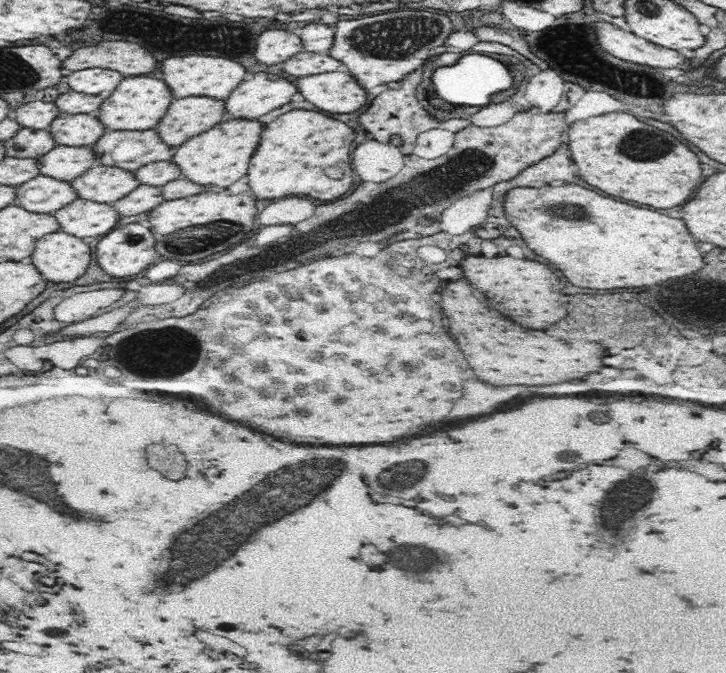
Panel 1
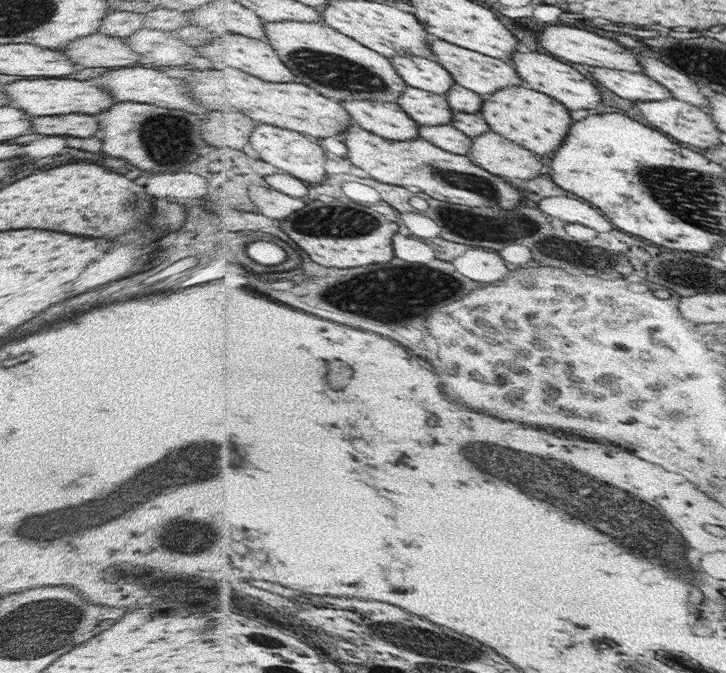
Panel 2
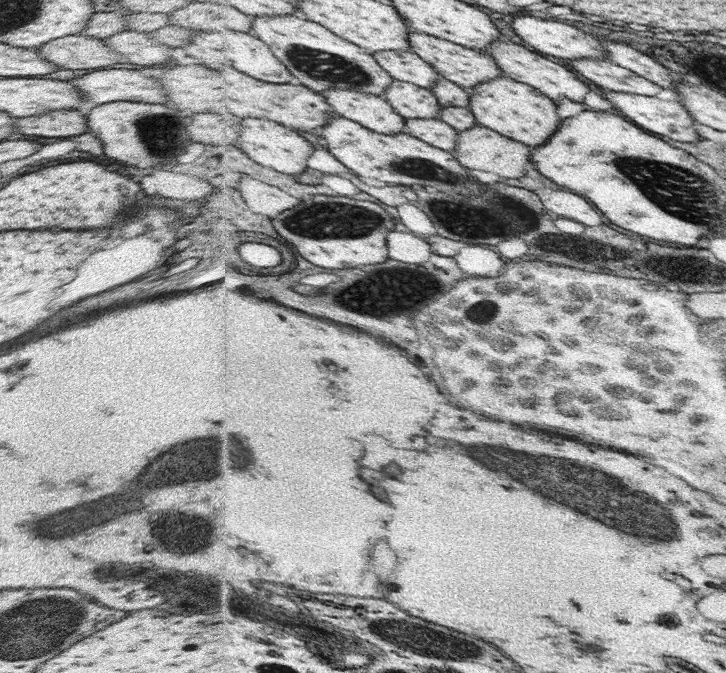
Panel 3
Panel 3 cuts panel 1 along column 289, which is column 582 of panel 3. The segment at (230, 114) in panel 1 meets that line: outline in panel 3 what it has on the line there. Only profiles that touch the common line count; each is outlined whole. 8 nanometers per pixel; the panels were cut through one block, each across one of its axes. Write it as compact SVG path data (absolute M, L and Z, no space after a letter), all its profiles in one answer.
M501 39L498 42L490 44L484 51L496 60L496 64L503 69L503 74L510 79L520 81L522 84L532 85L532 88L539 89L541 93L551 97L553 100L568 98L582 103L584 96L590 92L588 84L582 82L574 72L568 68L554 64L552 60L545 58L541 53L535 53L526 49L523 45L511 42L510 40Z

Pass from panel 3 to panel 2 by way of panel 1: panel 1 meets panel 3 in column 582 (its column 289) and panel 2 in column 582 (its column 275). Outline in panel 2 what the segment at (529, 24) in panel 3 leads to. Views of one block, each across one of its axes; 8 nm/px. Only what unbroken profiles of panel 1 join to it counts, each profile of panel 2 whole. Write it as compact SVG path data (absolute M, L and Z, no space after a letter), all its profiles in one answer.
M556 26L556 28L546 28L538 32L540 44L550 52L555 58L569 60L570 62L582 64L586 67L598 66L600 68L612 68L612 70L626 70L628 72L644 73L642 63L638 57L626 47L618 44L614 39L598 36L580 28L570 28L570 26Z

